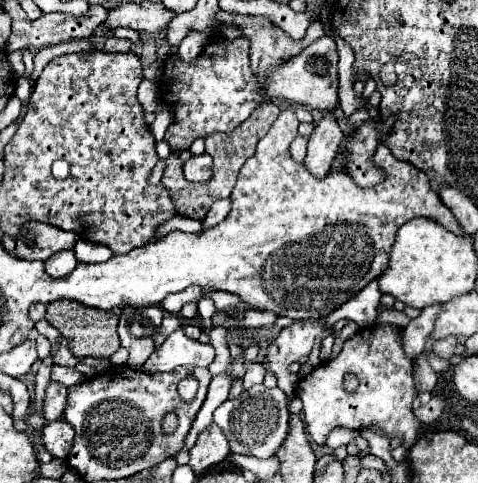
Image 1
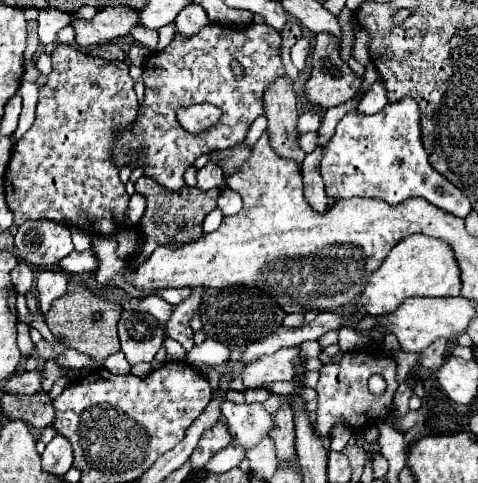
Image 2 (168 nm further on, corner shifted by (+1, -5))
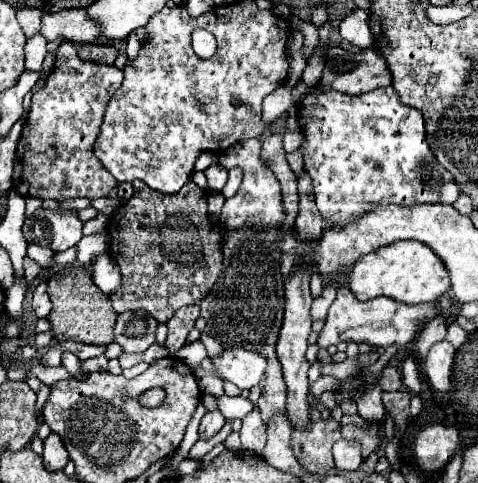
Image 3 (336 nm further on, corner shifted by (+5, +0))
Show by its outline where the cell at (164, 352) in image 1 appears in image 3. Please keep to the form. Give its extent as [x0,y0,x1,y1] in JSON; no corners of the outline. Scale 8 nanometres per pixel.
[92,254,120,294]

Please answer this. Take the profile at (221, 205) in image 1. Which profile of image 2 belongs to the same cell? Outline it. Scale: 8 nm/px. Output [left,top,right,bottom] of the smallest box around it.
[218,189,242,215]

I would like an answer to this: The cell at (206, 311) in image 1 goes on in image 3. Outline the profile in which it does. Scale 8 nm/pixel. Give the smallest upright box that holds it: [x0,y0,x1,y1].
[178,340,208,368]

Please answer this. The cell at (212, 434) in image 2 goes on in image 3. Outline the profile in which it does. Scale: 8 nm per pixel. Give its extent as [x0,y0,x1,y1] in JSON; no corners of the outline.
[198,410,224,438]

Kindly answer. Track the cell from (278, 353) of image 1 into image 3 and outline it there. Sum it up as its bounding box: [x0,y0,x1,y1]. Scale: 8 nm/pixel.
[208,348,266,390]

